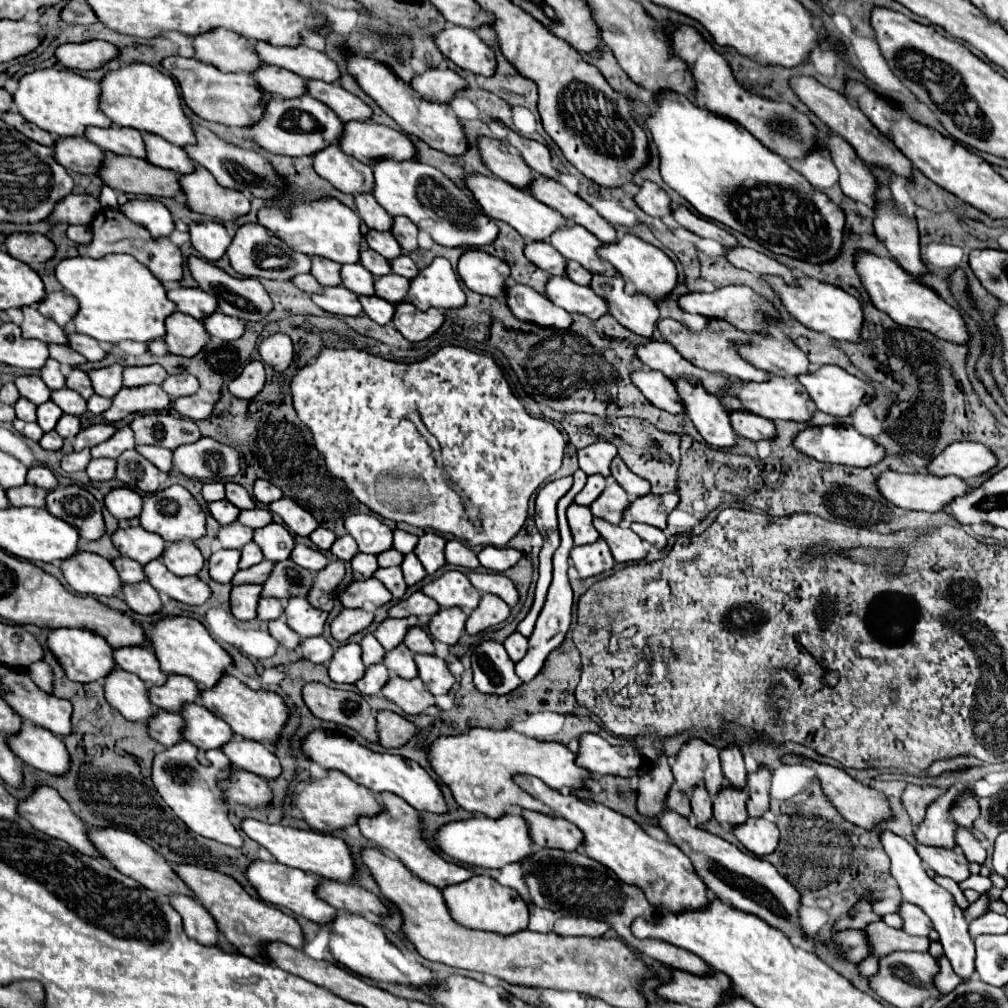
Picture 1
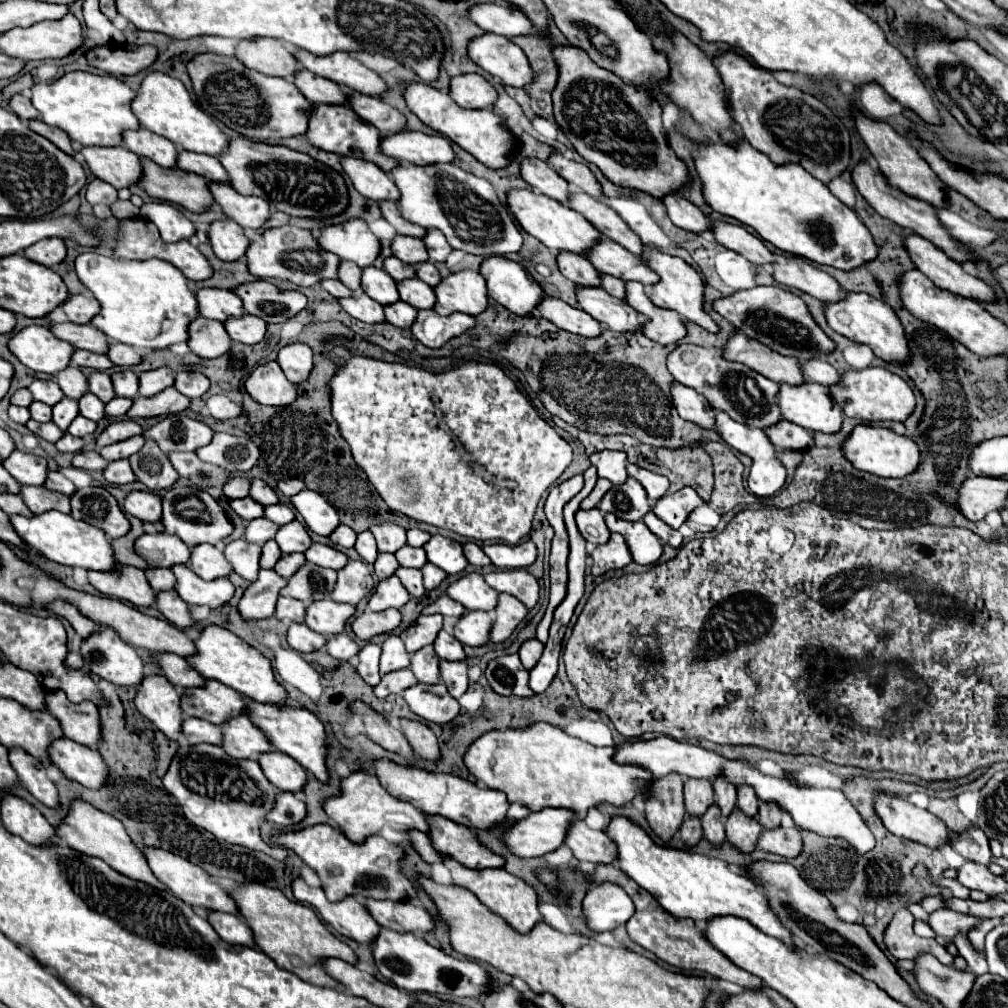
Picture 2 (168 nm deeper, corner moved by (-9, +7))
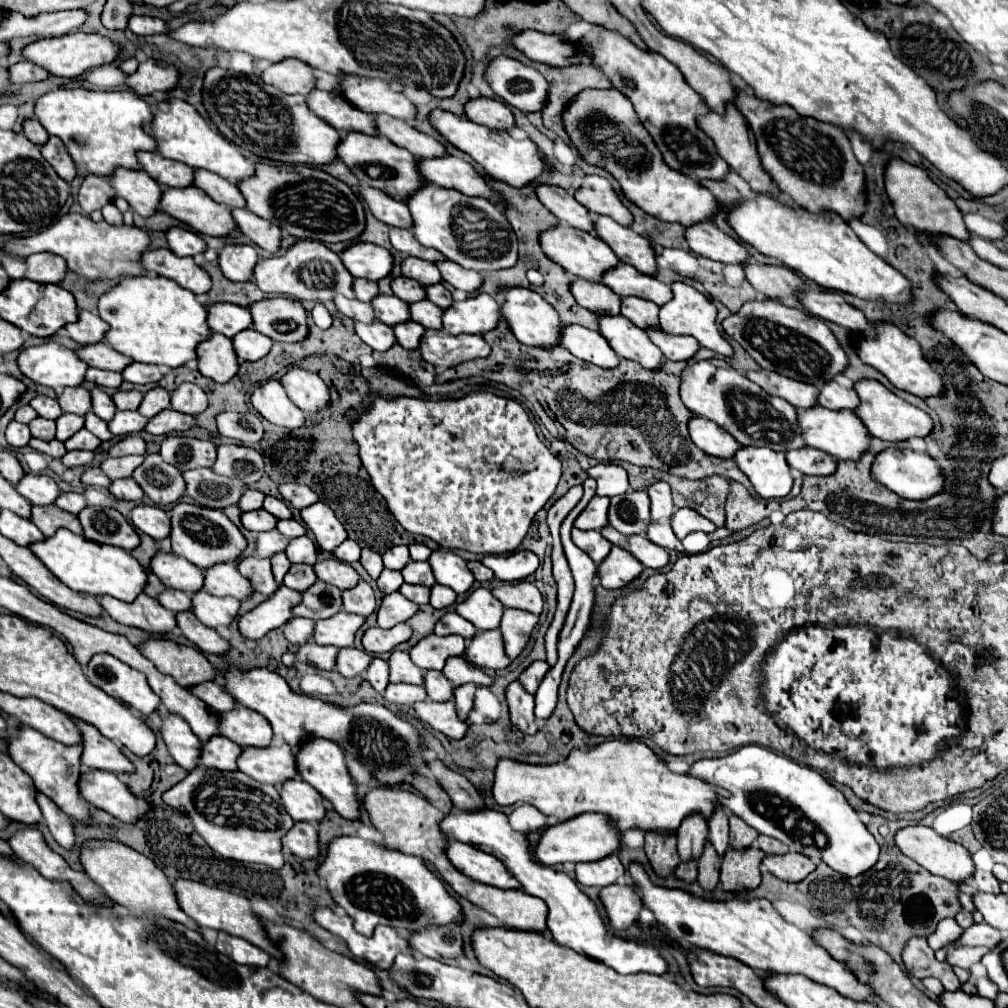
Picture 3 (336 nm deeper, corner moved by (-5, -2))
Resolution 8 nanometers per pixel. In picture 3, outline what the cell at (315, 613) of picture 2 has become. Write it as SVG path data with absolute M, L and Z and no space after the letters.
M338 612L326 620L318 620L314 626L314 640L316 644L332 644L336 648L352 646L356 630L364 624L366 618L348 614L348 612Z

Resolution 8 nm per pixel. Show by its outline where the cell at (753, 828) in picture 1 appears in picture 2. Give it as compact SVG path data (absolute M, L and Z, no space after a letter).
M778 827L778 829L764 829L762 837L758 839L758 847L766 853L774 853L786 859L794 859L802 851L802 835L798 829Z

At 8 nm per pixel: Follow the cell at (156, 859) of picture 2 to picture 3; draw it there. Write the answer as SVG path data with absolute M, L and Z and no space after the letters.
M174 880L172 882L172 888L174 888L174 894L176 894L176 900L180 904L180 908L198 924L198 926L208 926L208 928L214 928L214 930L222 930L226 934L232 934L232 936L238 936L238 938L244 938L248 942L252 942L254 946L266 950L268 954L276 956L278 958L278 948L272 946L272 942L266 938L266 932L262 930L260 922L258 922L258 916L250 910L250 904L246 898L238 896L238 894L232 894L232 892L226 892L226 890L220 890L220 888L212 888L212 886L206 886L202 882L192 882L192 880Z

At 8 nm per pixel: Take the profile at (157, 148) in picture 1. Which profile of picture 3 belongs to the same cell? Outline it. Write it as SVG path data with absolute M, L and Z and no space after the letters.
M194 170L194 186L202 188L214 202L228 204L230 208L244 208L244 198L238 188L226 178L218 178L218 174L210 174L206 170Z

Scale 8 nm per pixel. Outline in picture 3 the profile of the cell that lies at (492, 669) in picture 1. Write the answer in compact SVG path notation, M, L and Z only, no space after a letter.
M518 680L508 684L506 702L508 702L510 722L524 734L534 734L538 730L534 716L534 696L526 694L526 690L522 690Z

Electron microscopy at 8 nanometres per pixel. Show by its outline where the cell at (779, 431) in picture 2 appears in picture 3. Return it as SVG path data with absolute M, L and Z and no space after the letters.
M810 446L802 450L790 450L786 454L786 460L790 468L796 468L802 474L814 474L814 476L826 476L836 470L836 458L830 458L830 454L822 450L814 450Z

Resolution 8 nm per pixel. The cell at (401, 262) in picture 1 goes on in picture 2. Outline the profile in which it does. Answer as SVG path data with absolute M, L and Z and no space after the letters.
M426 261L426 263L416 267L416 277L422 279L424 283L428 283L430 287L436 287L442 281L442 275L438 273L438 269L430 261Z

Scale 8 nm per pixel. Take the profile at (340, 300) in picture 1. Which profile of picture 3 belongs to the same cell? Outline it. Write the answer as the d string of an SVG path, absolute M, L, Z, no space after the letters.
M354 322L354 328L356 328L356 334L362 338L362 342L366 342L368 346L380 352L388 350L396 342L392 328L382 322L370 322L370 324Z

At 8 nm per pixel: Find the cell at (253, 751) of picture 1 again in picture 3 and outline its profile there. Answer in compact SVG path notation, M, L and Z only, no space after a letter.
M290 778L290 782L284 782L280 788L280 798L286 812L294 820L320 822L324 818L324 798L300 778Z

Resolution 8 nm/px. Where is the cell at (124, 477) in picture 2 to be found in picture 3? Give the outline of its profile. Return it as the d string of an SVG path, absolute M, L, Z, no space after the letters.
M132 478L112 480L110 486L108 486L108 490L110 490L110 494L114 498L120 498L120 500L140 500L144 496L142 488Z

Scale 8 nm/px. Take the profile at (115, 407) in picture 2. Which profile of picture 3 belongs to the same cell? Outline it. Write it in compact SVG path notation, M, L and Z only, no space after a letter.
M118 410L114 414L114 418L108 422L108 430L116 436L124 436L124 434L134 434L140 432L146 426L148 418L144 418L140 412L132 412L132 410Z

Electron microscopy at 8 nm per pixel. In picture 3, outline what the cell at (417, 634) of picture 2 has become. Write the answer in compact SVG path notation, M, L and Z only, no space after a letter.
M428 634L410 648L410 658L422 670L442 670L448 656L460 656L464 652L466 648L464 642L466 640L456 634L450 636Z

